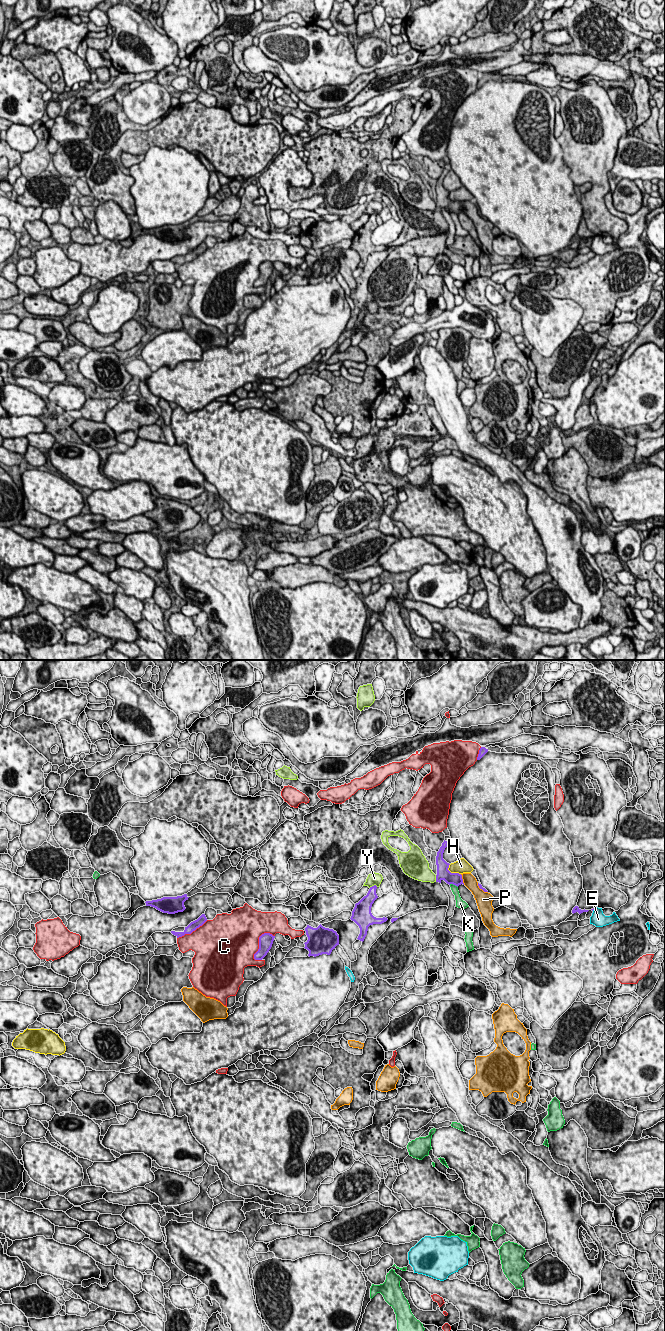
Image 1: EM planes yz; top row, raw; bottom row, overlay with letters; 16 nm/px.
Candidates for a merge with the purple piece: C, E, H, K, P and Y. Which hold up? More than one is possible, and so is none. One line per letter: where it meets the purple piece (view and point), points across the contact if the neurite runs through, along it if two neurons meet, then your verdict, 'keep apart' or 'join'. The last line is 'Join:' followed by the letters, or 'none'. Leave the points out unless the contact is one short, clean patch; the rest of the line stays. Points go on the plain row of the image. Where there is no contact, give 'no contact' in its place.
C: yz (259, 269) | keep apart
E: yz (593, 237) | keep apart
H: yz (452, 201) | keep apart
K: yz (453, 212) | keep apart
P: yz (462, 207) | keep apart
Y: yz (374, 213) | keep apart
Join: none

